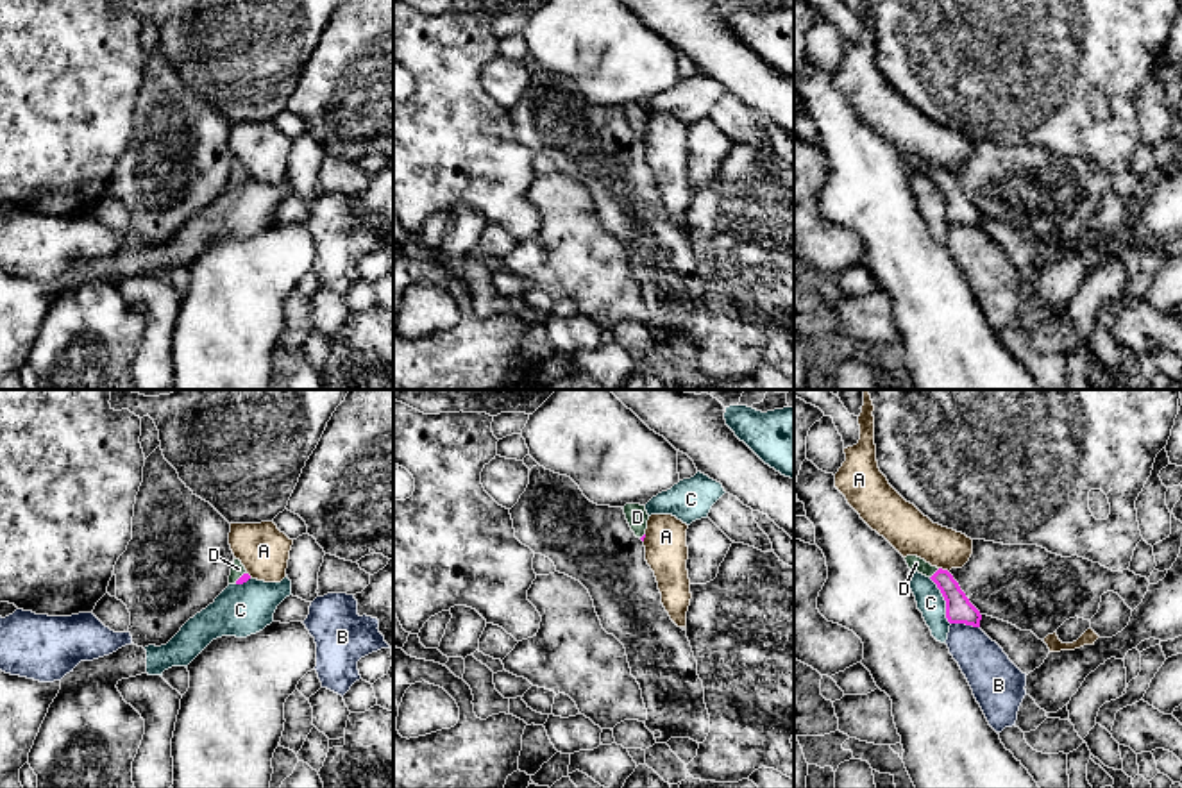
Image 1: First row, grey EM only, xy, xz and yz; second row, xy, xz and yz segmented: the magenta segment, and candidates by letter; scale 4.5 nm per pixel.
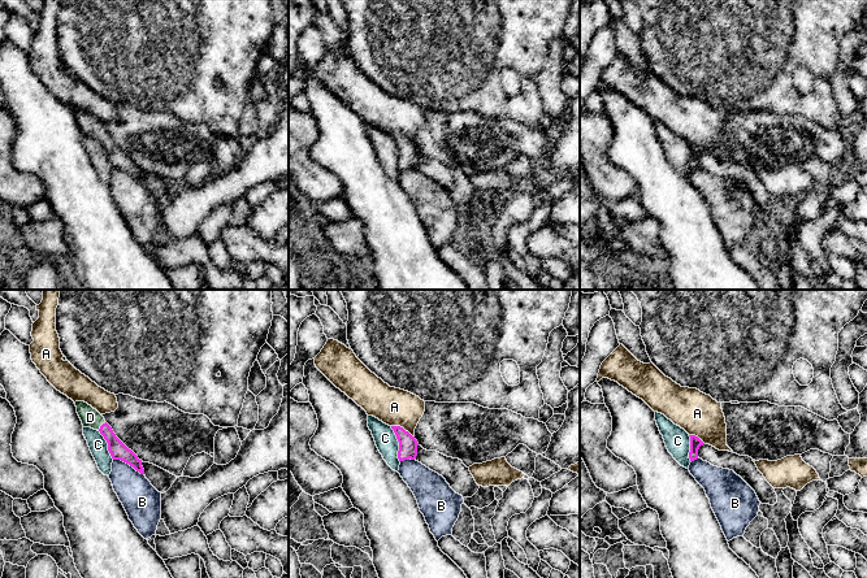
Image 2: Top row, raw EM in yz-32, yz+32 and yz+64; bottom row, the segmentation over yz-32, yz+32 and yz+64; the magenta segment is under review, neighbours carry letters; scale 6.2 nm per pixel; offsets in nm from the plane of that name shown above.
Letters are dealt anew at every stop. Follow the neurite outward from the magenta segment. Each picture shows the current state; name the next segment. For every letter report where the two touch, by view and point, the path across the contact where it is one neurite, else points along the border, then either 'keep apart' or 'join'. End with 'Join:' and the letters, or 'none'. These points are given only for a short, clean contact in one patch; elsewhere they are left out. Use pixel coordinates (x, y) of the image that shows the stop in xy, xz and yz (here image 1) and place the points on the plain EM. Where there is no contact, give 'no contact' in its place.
A: yz (945, 170) | along yz (939, 167), (948, 172) | keep apart
B: yz (966, 224) | along yz (952, 222), (979, 227) | keep apart
C: yz (945, 199) | keep apart
D: yz (934, 174) | across yz (959, 209), (952, 192), (934, 174), (916, 163) | join
Join: D

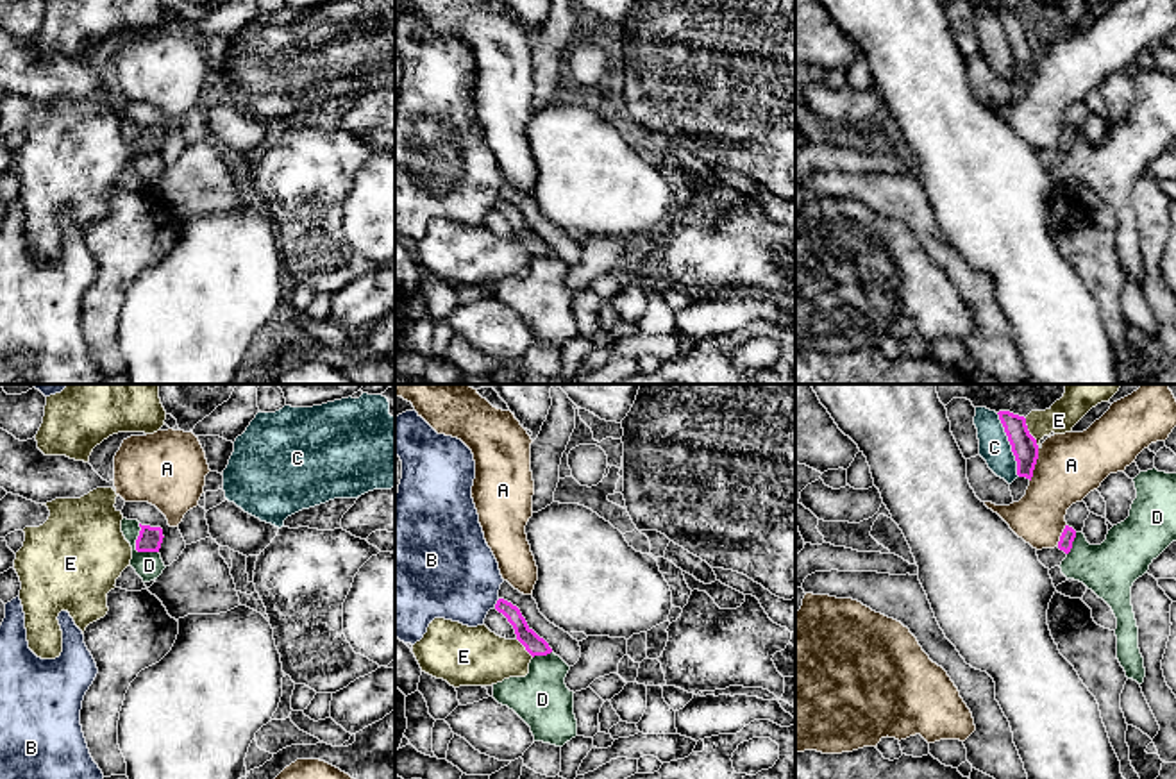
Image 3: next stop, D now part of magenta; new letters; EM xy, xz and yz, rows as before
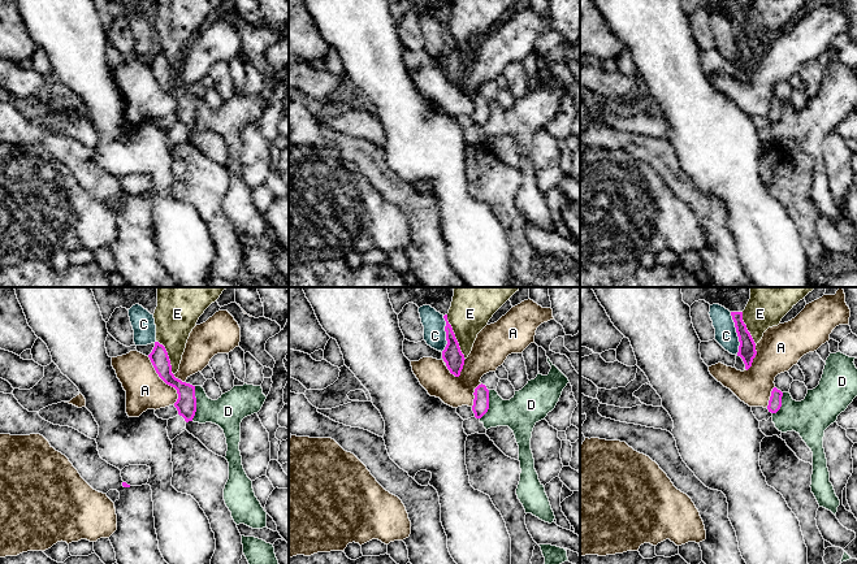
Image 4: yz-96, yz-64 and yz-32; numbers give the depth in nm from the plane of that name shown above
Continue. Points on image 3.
A: yz (1035, 63) | keep apart
B: xz (497, 202) | keep apart
C: yz (1010, 43) | along yz (996, 13), (1019, 75) | keep apart
D: xy (136, 147) | along xy (138, 124), (136, 149), (158, 152) | keep apart
E: yz (1028, 33) | keep apart
Join: none

